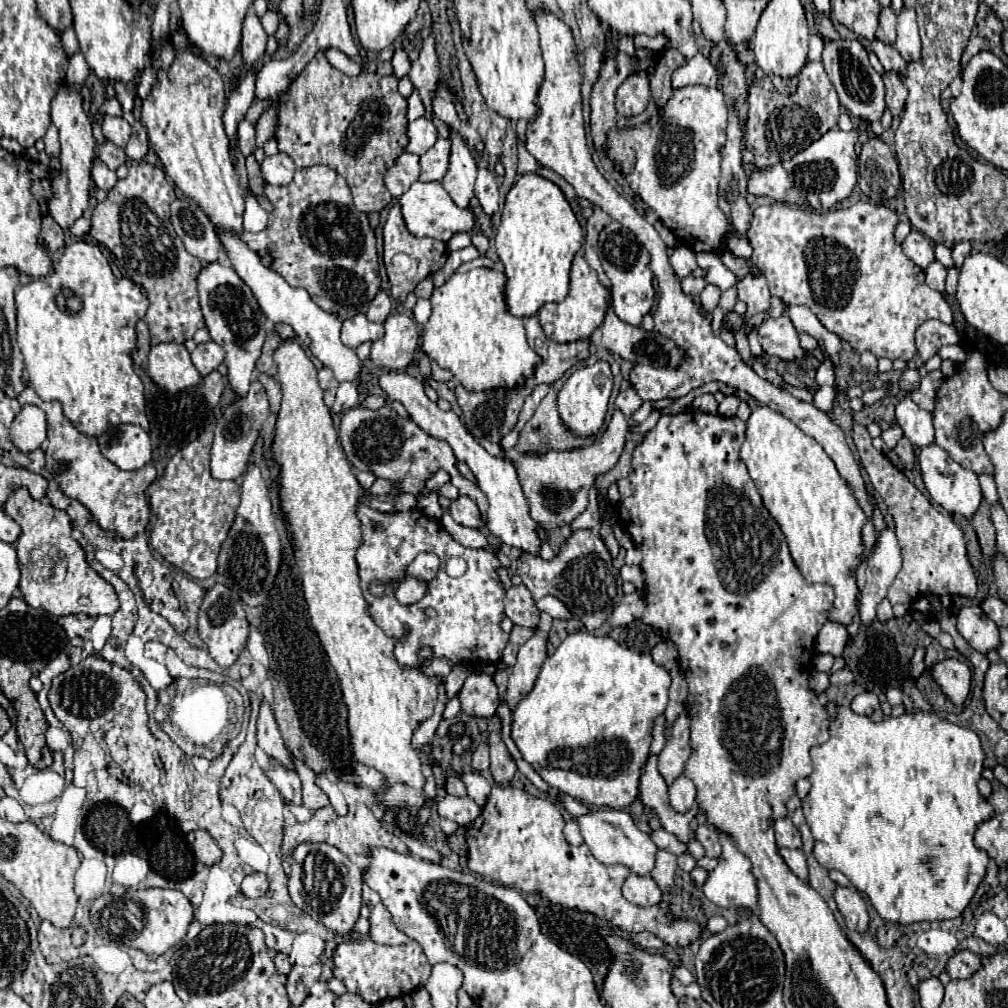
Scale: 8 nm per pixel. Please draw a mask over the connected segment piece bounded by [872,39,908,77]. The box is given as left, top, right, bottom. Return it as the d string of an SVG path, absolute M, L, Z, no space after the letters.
M872 41L872 51L878 55L880 63L884 65L884 71L896 71L900 77L906 75L908 63L900 57L900 53L892 45L884 45L880 41Z

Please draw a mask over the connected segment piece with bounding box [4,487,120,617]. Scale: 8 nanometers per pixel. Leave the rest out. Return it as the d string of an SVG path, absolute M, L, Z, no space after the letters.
M20 487L10 495L4 511L22 527L16 551L22 571L20 591L28 605L44 609L56 617L74 613L98 617L114 615L118 611L120 603L114 587L86 563L84 549L76 539L72 539L72 523L66 511L56 509L46 501L32 499L26 487Z

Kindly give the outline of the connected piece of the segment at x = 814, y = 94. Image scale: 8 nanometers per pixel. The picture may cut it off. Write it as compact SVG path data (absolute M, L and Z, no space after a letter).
M812 61L800 71L800 83L794 95L770 93L770 99L748 99L748 117L742 127L746 147L756 157L756 167L768 167L790 159L798 151L806 149L814 139L820 139L826 131L838 125L838 97L832 83L826 77L822 63Z

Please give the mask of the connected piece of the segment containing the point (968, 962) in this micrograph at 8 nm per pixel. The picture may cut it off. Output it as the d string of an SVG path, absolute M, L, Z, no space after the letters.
M958 951L950 957L950 961L946 965L946 973L952 979L968 979L980 969L980 965L982 965L980 955L972 953L972 951Z

